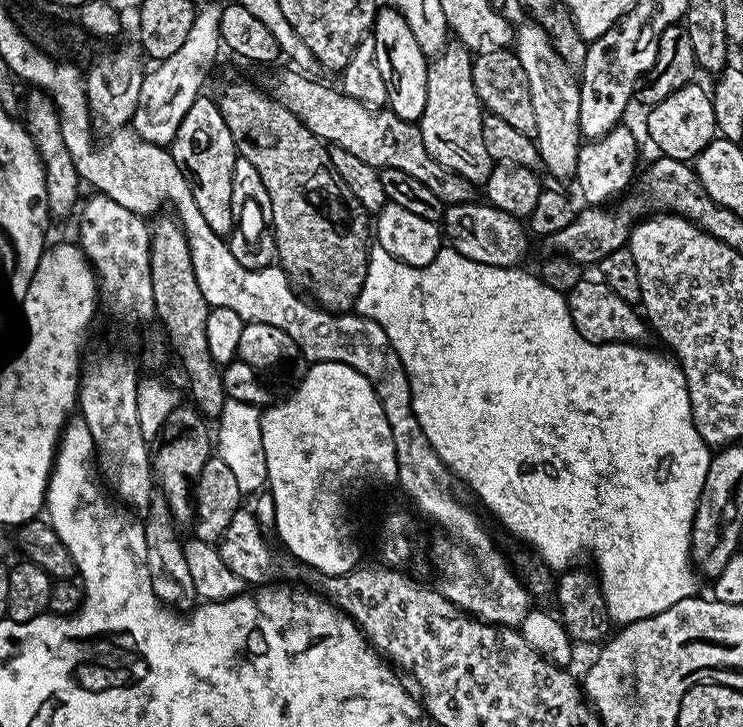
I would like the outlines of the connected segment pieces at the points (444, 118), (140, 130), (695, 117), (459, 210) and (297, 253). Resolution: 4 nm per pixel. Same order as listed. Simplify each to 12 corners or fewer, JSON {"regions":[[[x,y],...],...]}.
{"regions":[[[448,42],[429,63],[418,127],[428,153],[487,181],[474,56]],[[221,5],[142,78],[131,128],[171,145],[222,52]],[[700,82],[647,112],[663,155],[695,161],[717,139],[712,97]],[[487,202],[445,207],[458,254],[517,267],[530,241],[517,217]],[[244,80],[215,102],[262,174],[279,267],[326,311],[366,282],[370,213],[325,141]]]}

